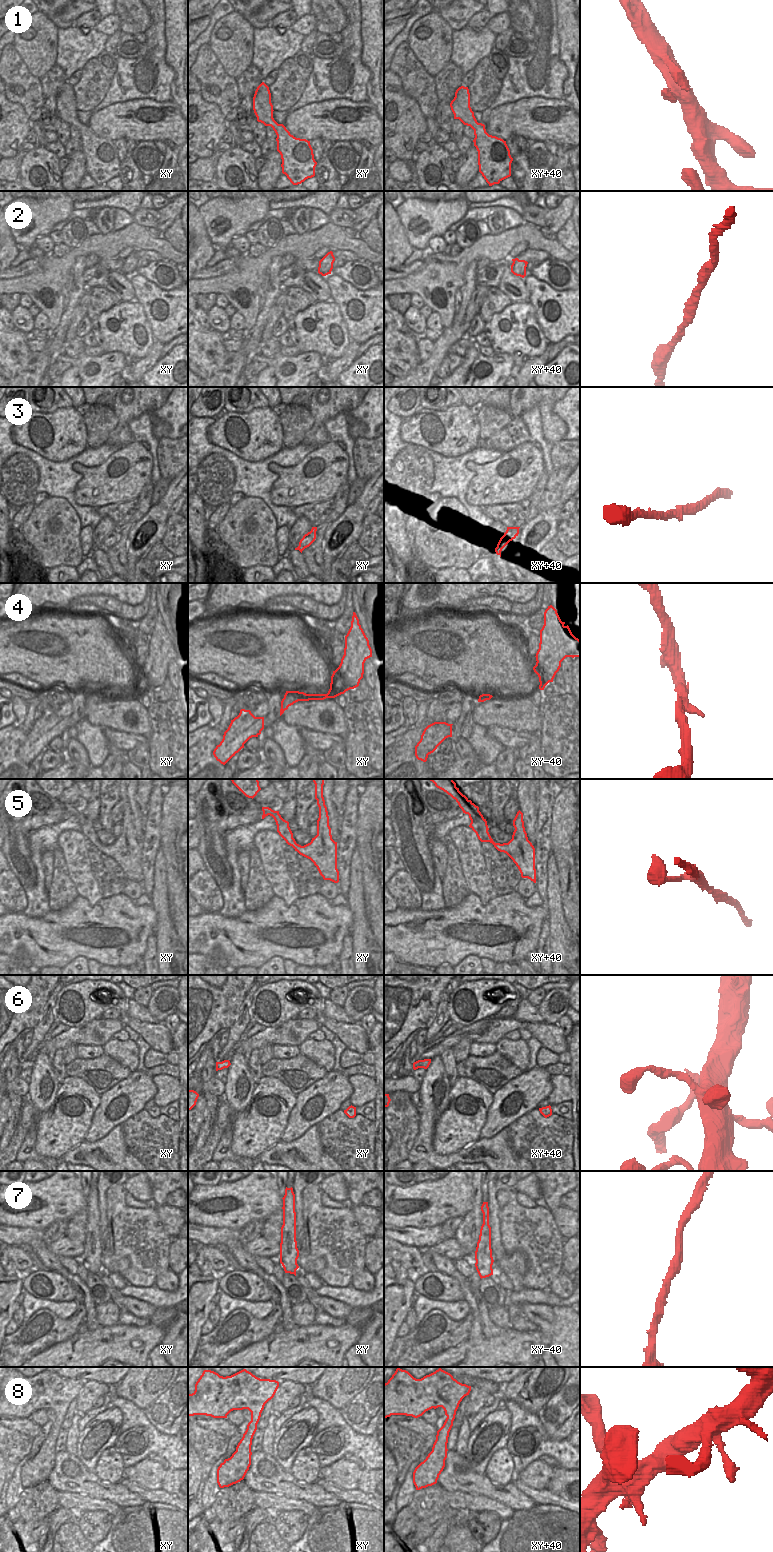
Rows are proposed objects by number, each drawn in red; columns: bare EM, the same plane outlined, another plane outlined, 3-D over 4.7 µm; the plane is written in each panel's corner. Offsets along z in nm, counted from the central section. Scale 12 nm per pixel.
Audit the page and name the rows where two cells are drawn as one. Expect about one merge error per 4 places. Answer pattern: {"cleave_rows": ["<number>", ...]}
{"cleave_rows": []}

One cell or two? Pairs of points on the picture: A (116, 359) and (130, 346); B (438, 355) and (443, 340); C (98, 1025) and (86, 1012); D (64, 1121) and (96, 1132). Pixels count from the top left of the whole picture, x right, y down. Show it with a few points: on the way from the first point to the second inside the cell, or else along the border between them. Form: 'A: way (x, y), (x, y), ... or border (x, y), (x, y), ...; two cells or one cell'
A: border (104, 352), (120, 352), (124, 356), (126, 365); two cells
B: way (440, 351), (443, 344); one cell
C: border (100, 1017), (71, 1027); two cells
D: border (97, 1107), (84, 1140); two cells

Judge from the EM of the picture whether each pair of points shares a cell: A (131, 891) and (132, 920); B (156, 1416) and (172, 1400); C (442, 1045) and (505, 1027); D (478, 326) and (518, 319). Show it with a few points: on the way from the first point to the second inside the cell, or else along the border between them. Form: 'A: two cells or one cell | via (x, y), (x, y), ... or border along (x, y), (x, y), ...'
A: two cells | border along (122, 892), (133, 900)
B: one cell | via (160, 1412), (168, 1404)
C: one cell | via (458, 1035), (468, 1031), (489, 1030)
D: two cells | border along (485, 323), (482, 331)

